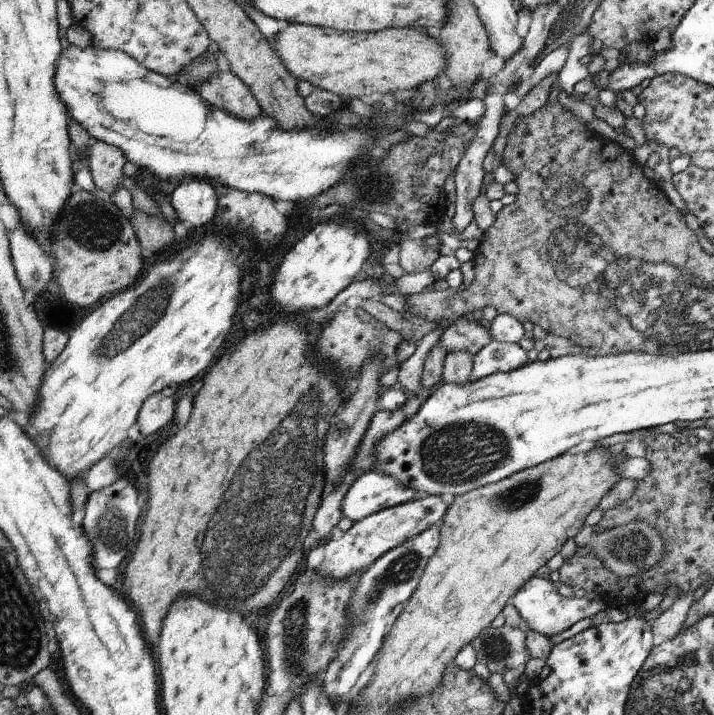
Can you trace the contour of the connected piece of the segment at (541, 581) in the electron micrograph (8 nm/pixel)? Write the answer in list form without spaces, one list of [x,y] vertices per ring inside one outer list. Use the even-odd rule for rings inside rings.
[[[534,576],[514,594],[512,604],[520,613],[524,624],[532,631],[549,638],[563,630],[568,630],[576,622],[584,620],[584,618],[593,618],[607,608],[604,602],[597,597],[593,600],[588,600],[585,596],[583,598],[575,598],[574,596],[565,598],[559,594],[555,585],[550,579],[546,580],[546,578]]]

